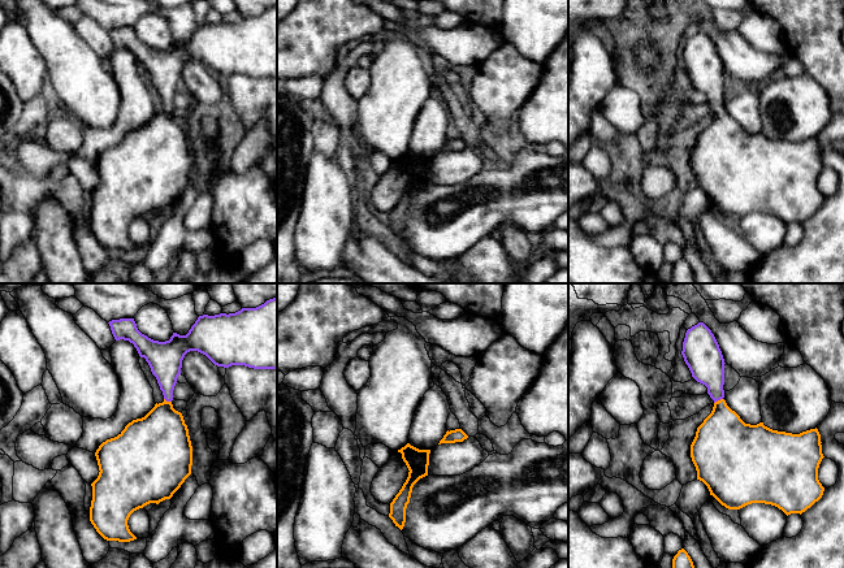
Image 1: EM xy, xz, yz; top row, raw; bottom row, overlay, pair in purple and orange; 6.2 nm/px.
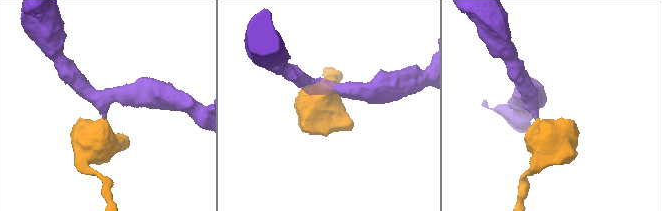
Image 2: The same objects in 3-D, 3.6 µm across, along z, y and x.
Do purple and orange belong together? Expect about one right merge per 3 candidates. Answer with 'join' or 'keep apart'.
join

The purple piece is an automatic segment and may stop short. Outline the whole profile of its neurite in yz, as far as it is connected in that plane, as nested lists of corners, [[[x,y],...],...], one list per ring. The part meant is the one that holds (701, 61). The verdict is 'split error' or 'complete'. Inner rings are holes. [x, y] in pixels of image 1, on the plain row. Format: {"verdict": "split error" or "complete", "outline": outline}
{"verdict": "split error", "outline": [[[698,31],[687,39],[681,64],[692,86],[707,96],[714,109],[711,122],[697,136],[691,153],[691,166],[702,190],[722,214],[740,218],[752,212],[771,213],[787,225],[802,222],[818,211],[824,196],[818,188],[818,177],[824,166],[818,138],[800,143],[772,139],[759,131],[745,133],[724,107],[724,68],[711,39]]]}

